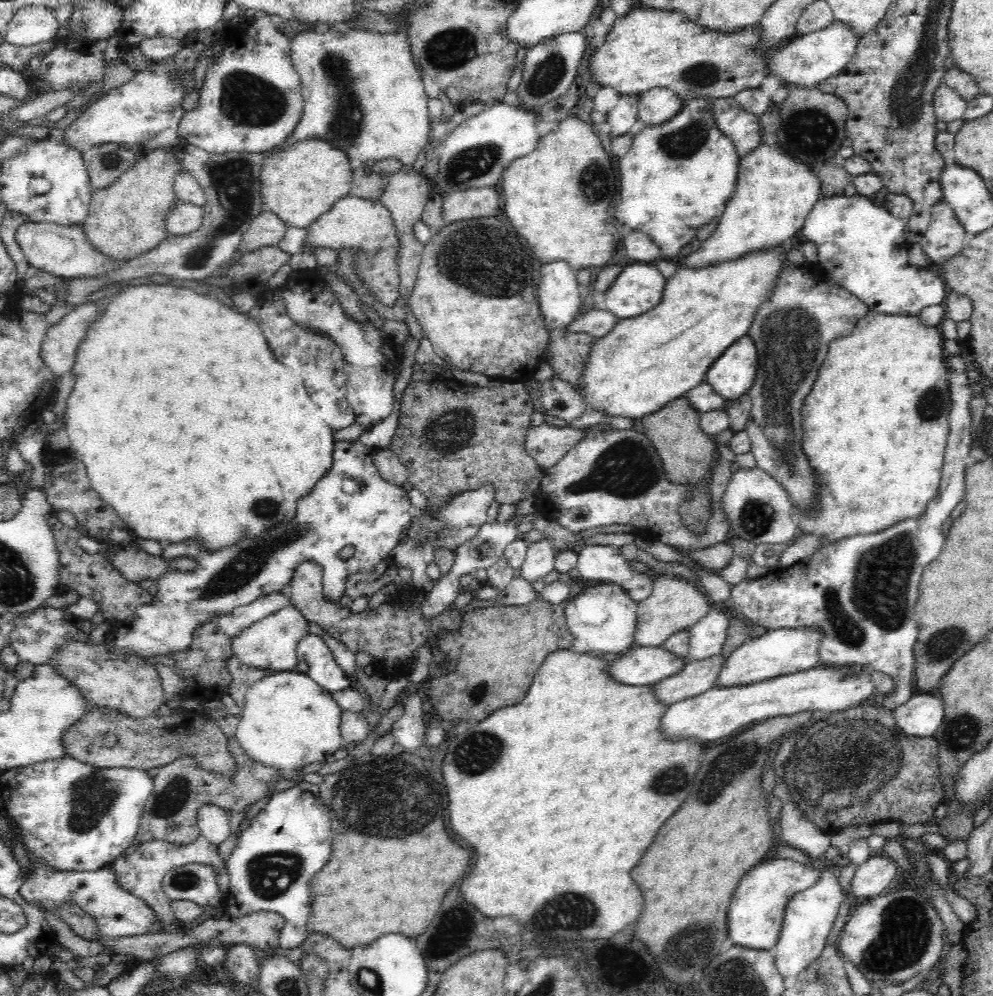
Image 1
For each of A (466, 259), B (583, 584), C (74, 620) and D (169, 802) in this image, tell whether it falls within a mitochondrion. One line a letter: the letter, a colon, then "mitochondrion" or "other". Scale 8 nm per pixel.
A: mitochondrion
B: other
C: other
D: mitochondrion

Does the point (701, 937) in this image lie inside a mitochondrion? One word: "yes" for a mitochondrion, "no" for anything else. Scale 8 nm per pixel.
yes

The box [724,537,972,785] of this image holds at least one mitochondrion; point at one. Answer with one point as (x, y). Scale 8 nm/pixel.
(938, 648)

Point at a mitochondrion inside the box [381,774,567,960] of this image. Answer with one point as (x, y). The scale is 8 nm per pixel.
(413, 819)

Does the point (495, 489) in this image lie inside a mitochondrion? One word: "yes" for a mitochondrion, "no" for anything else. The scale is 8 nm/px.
no

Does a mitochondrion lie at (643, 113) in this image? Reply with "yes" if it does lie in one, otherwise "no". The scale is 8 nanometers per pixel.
no

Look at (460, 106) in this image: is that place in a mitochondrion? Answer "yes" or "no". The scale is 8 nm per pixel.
no

